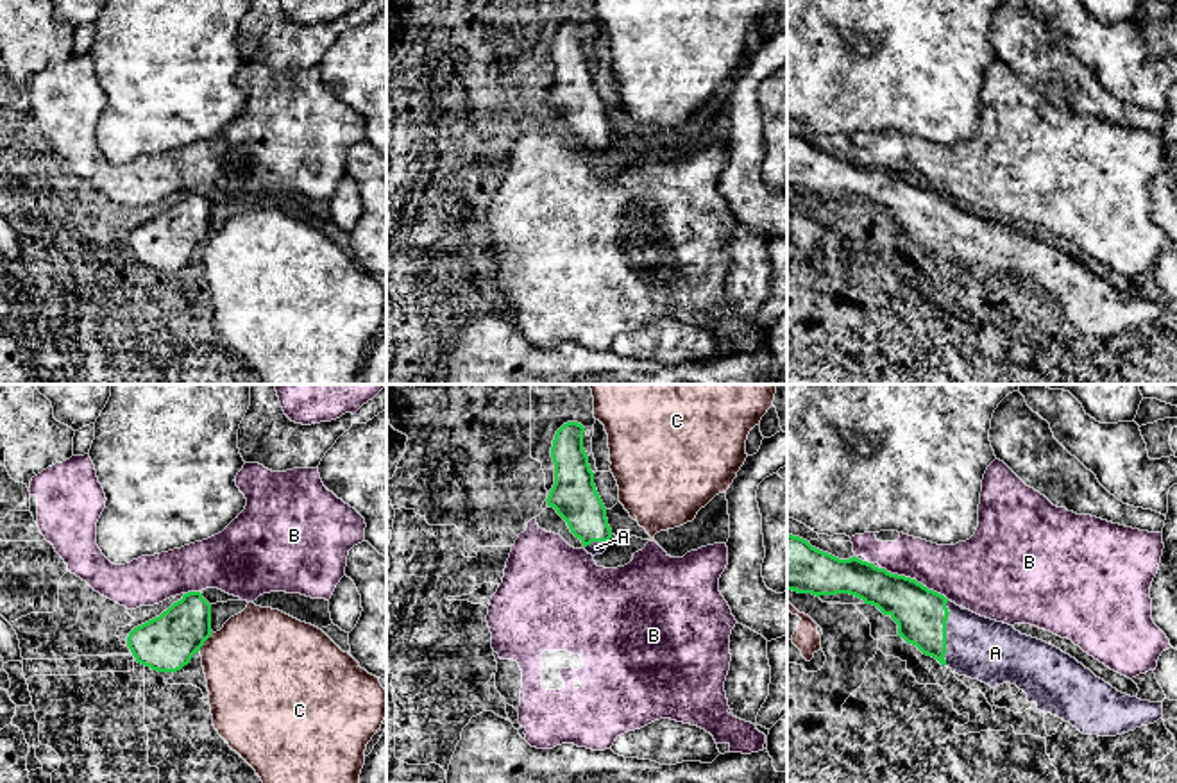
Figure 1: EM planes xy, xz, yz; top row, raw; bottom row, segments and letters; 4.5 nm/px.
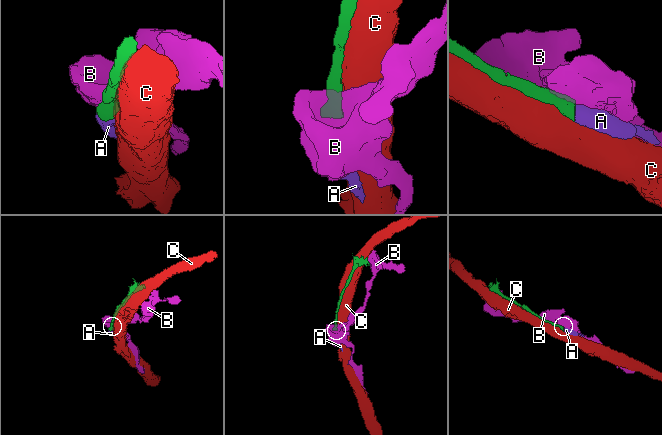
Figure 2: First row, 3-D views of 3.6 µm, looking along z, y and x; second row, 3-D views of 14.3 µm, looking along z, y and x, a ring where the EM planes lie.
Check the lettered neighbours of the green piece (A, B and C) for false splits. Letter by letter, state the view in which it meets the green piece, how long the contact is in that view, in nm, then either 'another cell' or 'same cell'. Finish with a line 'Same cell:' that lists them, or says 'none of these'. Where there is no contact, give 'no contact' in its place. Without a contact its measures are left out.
A: meets green in yz; contact 280 nm long; same cell
B: meets green in yz; contact 340 nm long; another cell
C: meets green in xy; contact 120 nm long; another cell
Same cell: A

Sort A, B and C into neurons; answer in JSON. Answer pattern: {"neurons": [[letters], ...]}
{"neurons": [["A"], ["B"], ["C"]]}

